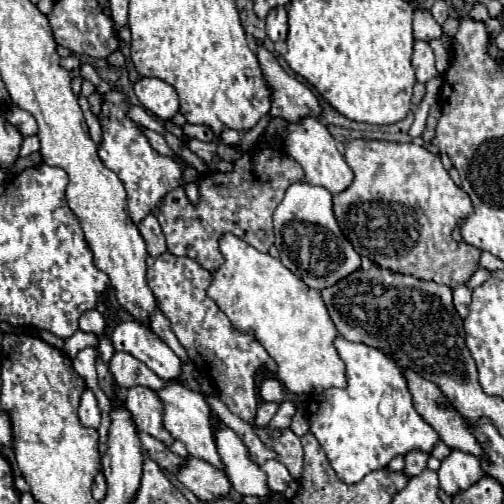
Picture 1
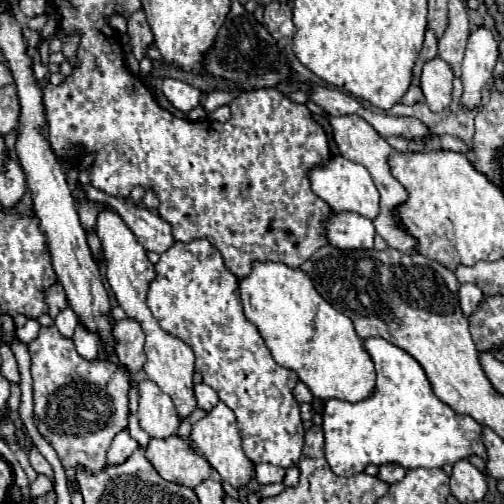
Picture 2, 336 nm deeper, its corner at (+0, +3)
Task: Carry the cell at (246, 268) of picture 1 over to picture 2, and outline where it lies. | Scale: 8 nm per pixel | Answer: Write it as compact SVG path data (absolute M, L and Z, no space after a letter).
M254 261L250 275L240 279L240 299L246 319L258 327L274 361L282 367L292 369L314 397L322 401L342 399L348 403L356 403L372 395L376 371L370 355L364 351L362 339L354 333L352 321L322 299L322 295L314 289L312 279L304 271L286 267L284 263Z

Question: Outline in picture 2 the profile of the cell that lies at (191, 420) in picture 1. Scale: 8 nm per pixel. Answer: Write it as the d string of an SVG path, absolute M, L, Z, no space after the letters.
M222 401L212 411L208 411L204 419L200 419L198 423L192 425L190 441L208 459L208 463L220 473L220 477L224 481L228 481L232 487L240 489L250 481L252 471L254 471L254 463L244 455L242 439L240 439L238 427L236 427L236 417Z

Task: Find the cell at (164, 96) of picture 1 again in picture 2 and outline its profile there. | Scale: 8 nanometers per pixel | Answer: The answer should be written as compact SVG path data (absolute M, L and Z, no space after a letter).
M164 79L162 81L162 93L176 109L180 109L184 113L194 109L198 105L198 99L200 99L198 89L190 87L184 81L178 81L178 79Z

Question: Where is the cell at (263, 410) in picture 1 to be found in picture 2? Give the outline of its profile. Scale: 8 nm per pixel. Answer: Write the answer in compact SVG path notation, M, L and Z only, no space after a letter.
M296 383L292 395L294 395L294 399L298 403L312 403L312 393L310 393L310 389L304 383Z

